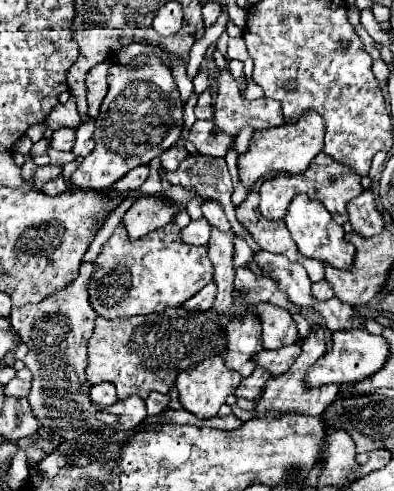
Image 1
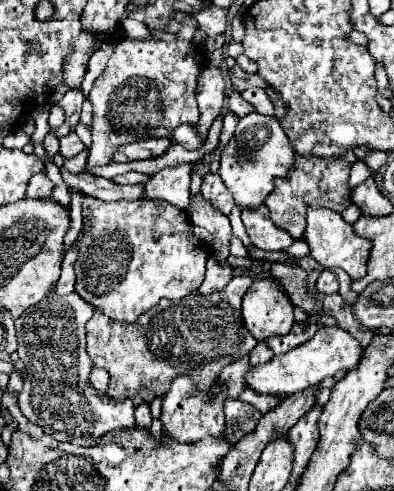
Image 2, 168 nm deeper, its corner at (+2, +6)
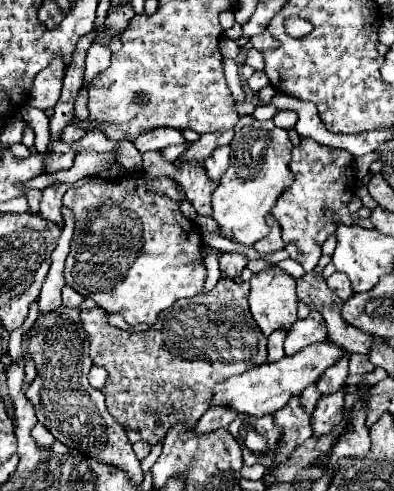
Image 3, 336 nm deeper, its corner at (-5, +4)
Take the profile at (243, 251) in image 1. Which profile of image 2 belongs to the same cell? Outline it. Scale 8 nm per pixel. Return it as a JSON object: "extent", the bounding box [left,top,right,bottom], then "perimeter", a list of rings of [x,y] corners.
{"extent":[86,269,257,405],"perimeter":[[[235,269],[233,281],[219,293],[201,295],[201,293],[189,293],[185,301],[167,301],[163,299],[157,307],[143,313],[135,323],[121,323],[105,317],[99,309],[95,309],[92,318],[86,325],[86,350],[95,367],[103,367],[111,375],[111,397],[115,401],[131,399],[133,405],[151,403],[155,397],[163,397],[173,379],[179,375],[187,375],[193,379],[199,391],[209,391],[213,381],[217,379],[217,373],[225,365],[231,365],[233,361],[249,355],[253,347],[257,345],[257,339],[245,329],[243,317],[241,317],[241,299],[247,293],[249,285],[253,283],[253,277],[241,277],[239,273],[245,269]]]}

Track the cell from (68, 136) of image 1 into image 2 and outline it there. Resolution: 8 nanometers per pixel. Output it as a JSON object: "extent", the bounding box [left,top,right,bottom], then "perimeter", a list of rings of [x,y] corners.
{"extent":[59,89,85,127],"perimeter":[[[69,89],[69,91],[63,95],[63,99],[59,101],[59,105],[63,107],[63,111],[65,111],[65,115],[67,115],[67,121],[65,121],[67,125],[75,127],[75,125],[79,123],[79,113],[81,113],[83,101],[85,101],[85,95],[83,95],[81,89]]]}

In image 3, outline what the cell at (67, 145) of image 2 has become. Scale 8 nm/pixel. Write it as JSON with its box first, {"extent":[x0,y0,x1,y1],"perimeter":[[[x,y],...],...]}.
{"extent":[44,141,76,171],"perimeter":[[[60,141],[60,143],[56,143],[56,147],[54,147],[54,155],[52,155],[52,159],[48,159],[48,155],[46,155],[44,171],[46,171],[46,167],[50,167],[50,165],[52,165],[52,171],[70,169],[72,163],[74,163],[74,157],[76,157],[76,151],[74,151],[68,143]]]}

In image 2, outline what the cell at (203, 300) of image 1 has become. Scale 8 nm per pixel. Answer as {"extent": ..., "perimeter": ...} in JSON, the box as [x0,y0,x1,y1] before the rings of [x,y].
{"extent":[199,257,233,295],"perimeter":[[[211,257],[207,261],[207,275],[203,285],[199,287],[199,293],[209,295],[213,291],[221,291],[225,289],[225,285],[233,279],[233,267],[231,265],[221,265],[221,261],[217,261],[215,257]]]}

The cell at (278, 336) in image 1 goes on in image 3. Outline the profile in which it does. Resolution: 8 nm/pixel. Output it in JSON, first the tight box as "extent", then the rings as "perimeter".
{"extent":[250,269,298,337],"perimeter":[[[266,269],[266,271],[260,271],[256,273],[252,279],[250,279],[250,313],[256,321],[256,325],[260,327],[260,331],[270,337],[274,331],[278,329],[290,329],[298,315],[298,297],[296,297],[296,279],[292,275],[288,275],[286,271],[282,269]]]}

